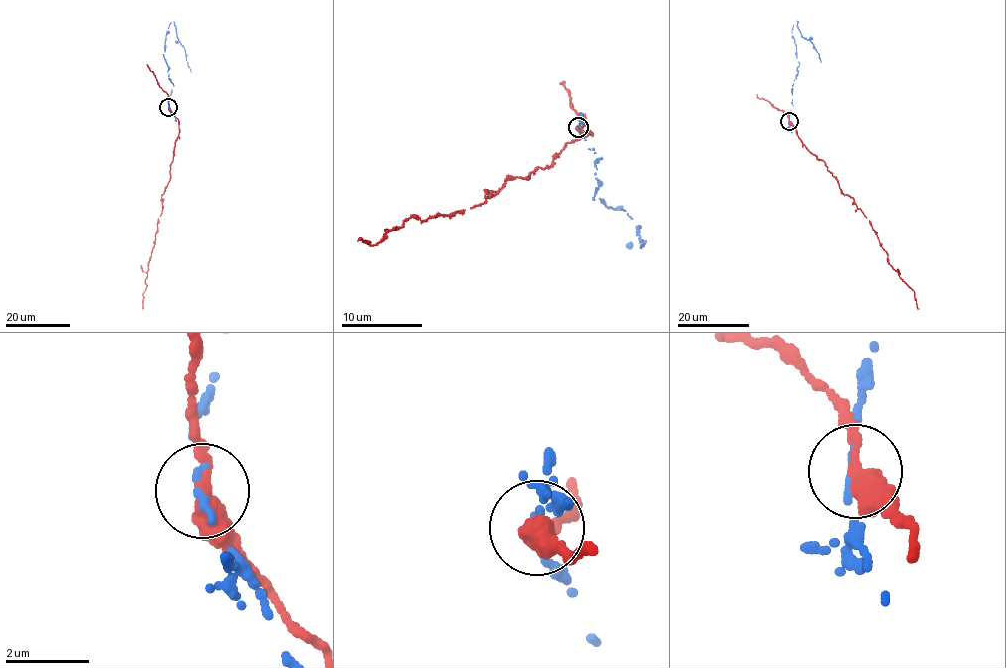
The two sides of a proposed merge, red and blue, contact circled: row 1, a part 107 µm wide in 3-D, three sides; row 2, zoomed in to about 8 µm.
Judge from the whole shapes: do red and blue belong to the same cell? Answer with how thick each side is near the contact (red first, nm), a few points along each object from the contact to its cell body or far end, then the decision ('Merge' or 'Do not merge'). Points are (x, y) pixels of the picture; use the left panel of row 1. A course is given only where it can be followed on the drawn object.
Thickness 360 nm (red) against 200 nm. Course of red: (169, 107), (178, 119), (179, 132), (174, 142), (170, 181), (161, 195), (163, 207), (158, 218), (142, 308). Course of blue: (168, 107), (174, 85), (163, 56), (169, 23), (174, 24), (191, 72). Do not merge

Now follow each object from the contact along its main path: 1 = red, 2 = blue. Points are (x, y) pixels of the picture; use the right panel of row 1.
1: (789, 121), (800, 141), (824, 162), (869, 220), (888, 263), (914, 292), (918, 308)
2: (788, 121), (799, 63), (792, 26), (797, 24), (801, 35), (813, 44), (820, 62)

